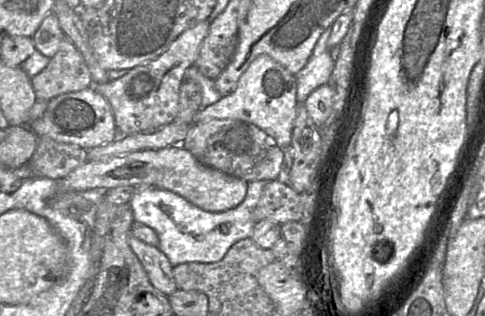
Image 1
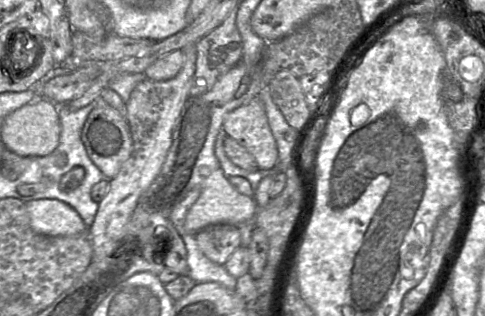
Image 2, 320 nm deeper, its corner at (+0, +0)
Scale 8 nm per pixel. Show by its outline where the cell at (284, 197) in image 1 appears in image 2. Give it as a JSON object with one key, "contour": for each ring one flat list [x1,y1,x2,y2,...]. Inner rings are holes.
{"contour":[[231,224,210,225,195,236,202,253,211,261,224,266,242,242,239,226]]}

